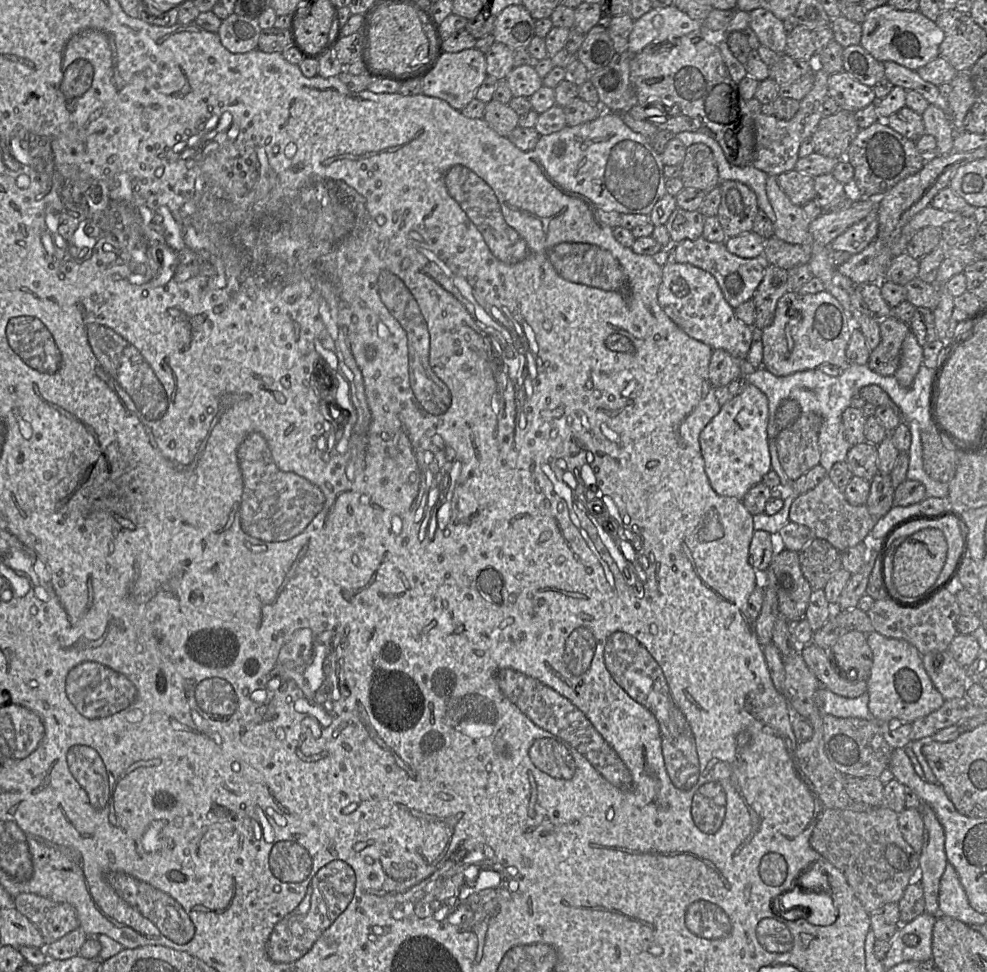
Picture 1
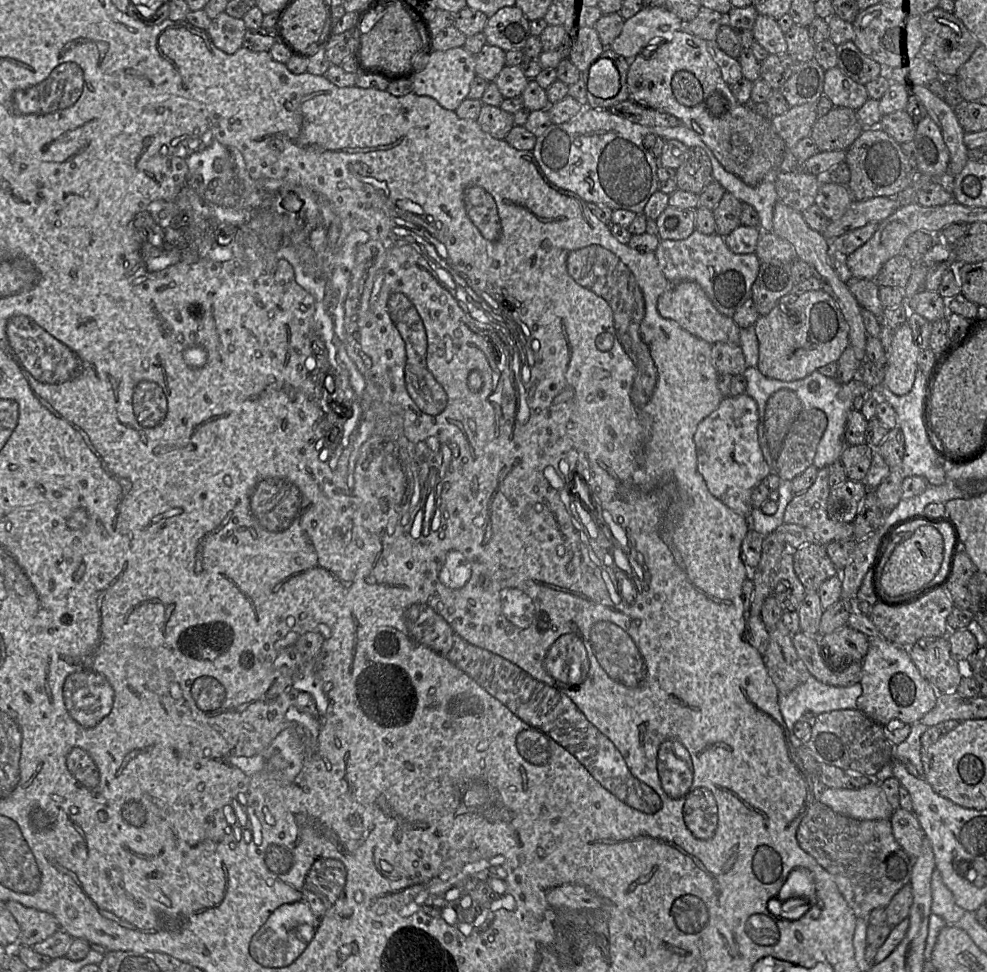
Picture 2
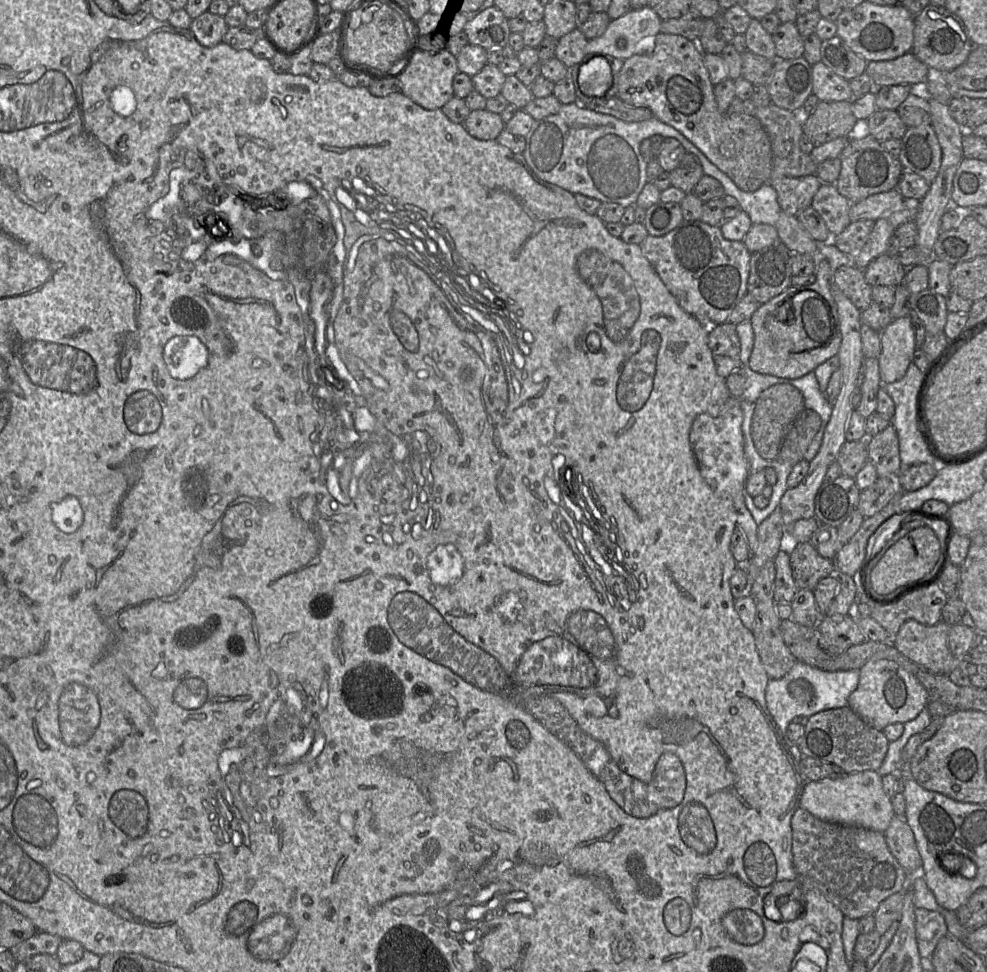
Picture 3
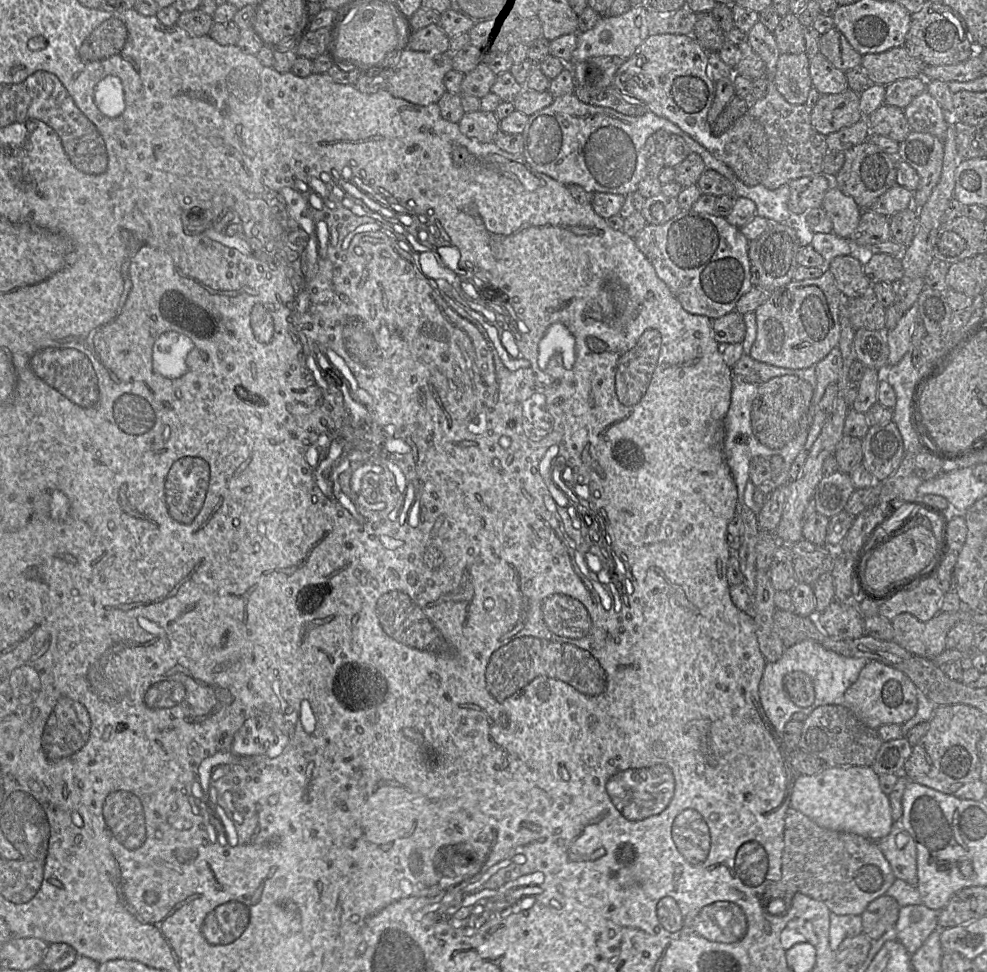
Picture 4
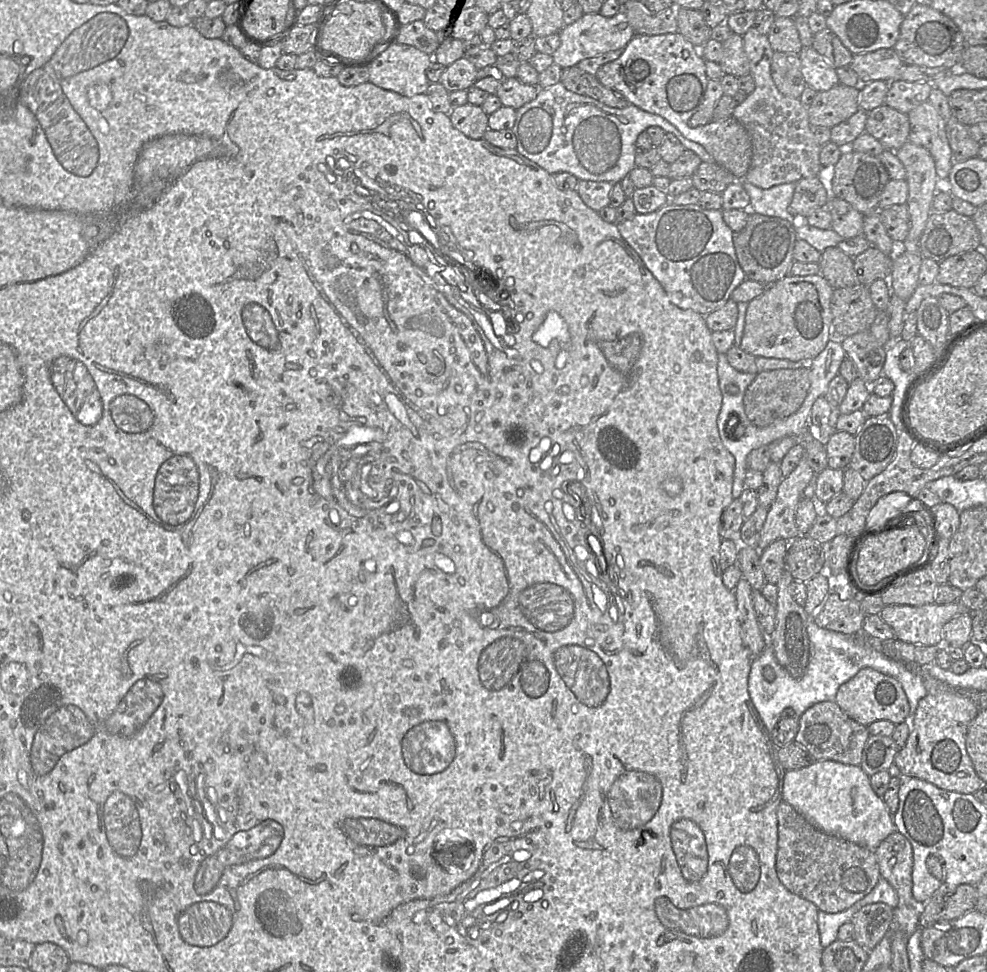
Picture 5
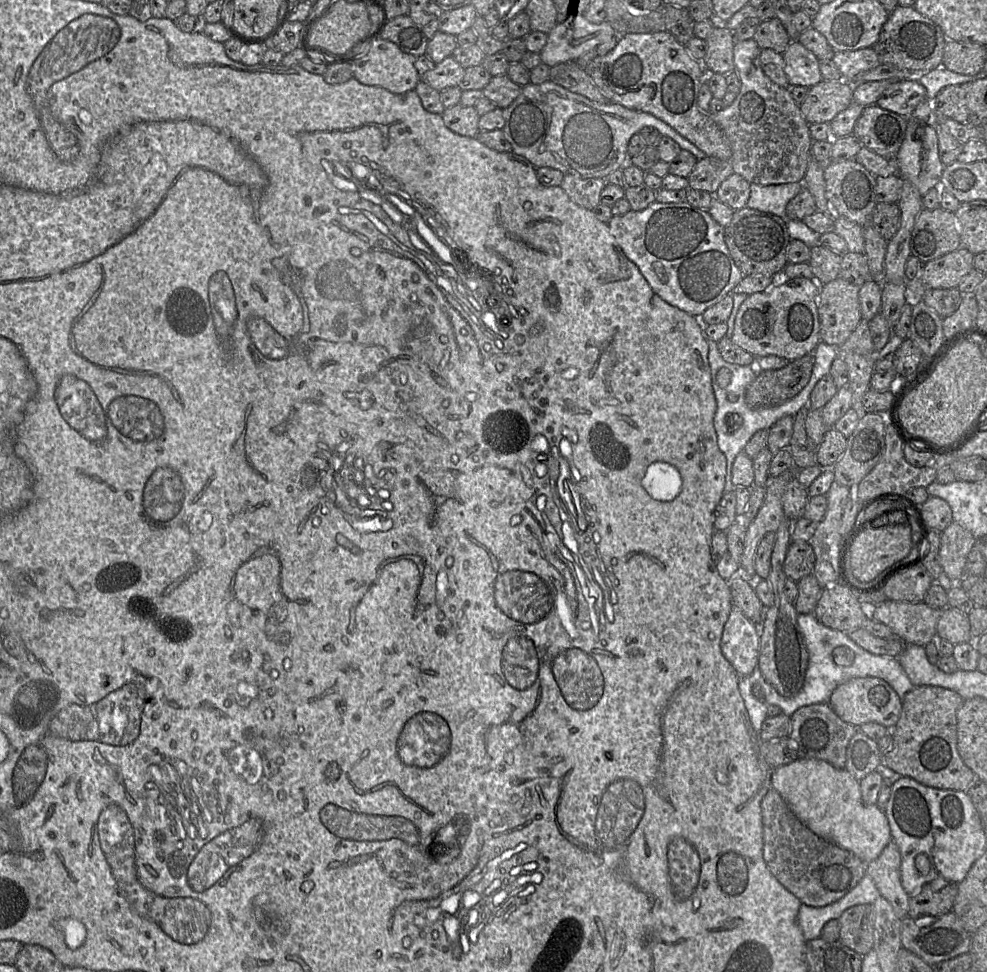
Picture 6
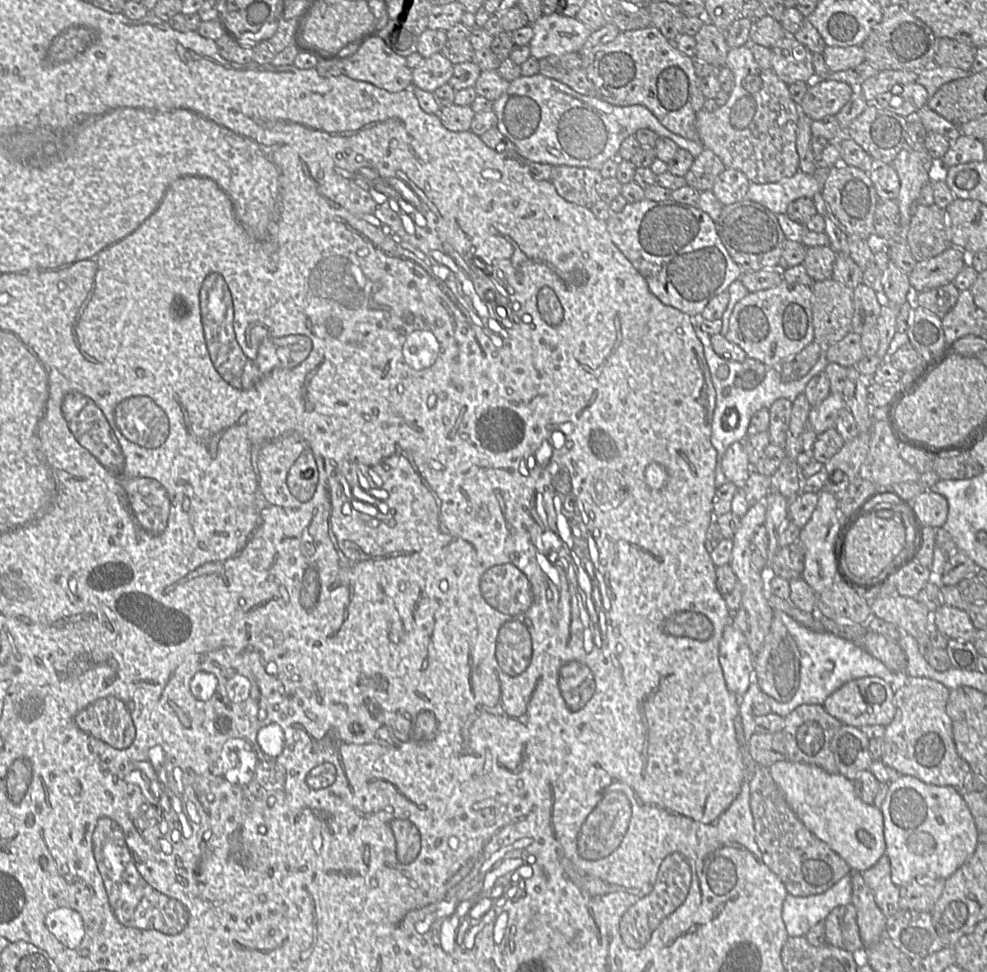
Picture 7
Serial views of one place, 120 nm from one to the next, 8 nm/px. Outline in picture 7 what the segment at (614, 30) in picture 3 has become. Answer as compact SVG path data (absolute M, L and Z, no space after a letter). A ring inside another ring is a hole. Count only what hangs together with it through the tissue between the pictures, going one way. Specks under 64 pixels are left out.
M544 13L538 20L531 24L533 37L529 43L531 56L537 61L552 55L562 55L572 52L582 52L586 48L589 35L594 32L589 30L574 15L560 13Z

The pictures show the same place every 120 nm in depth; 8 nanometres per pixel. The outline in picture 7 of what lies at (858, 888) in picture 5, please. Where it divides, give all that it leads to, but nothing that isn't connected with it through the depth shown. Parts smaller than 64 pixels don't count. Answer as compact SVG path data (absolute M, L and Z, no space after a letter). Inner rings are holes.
M760 764L750 781L750 809L754 820L755 840L763 862L781 879L789 894L800 897L821 894L852 872L843 858L813 835L797 818L773 781L769 768Z

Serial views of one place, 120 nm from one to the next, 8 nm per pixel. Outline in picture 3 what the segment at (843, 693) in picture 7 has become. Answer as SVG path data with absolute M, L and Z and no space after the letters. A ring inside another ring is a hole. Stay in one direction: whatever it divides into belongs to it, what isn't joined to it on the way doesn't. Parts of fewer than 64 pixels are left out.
M869 660L859 669L859 682L848 697L848 707L873 728L882 731L892 723L914 719L929 702L921 683L894 661Z

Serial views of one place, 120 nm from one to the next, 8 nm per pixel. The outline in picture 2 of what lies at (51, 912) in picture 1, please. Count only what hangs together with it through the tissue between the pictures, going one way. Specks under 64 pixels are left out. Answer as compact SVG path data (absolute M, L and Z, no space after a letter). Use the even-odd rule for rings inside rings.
M13 900L4 903L20 927L18 945L32 947L60 930L57 919L48 912L26 907Z

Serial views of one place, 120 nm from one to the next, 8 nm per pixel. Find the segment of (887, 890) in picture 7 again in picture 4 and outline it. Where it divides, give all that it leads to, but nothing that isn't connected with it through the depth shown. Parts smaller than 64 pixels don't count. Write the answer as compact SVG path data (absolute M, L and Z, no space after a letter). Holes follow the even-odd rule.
M894 821L890 832L876 843L889 862L896 879L917 887L917 848L900 822Z

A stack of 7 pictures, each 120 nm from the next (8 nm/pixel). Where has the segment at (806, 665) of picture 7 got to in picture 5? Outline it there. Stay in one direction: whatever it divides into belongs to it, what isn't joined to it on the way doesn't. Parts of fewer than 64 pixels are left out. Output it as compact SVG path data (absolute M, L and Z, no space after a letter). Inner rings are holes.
M812 618L807 625L809 638L809 664L805 674L795 679L778 663L770 645L751 663L748 676L750 698L766 728L771 731L786 708L794 710L799 718L812 705L822 701L834 701L840 685L854 677L862 668L872 668L895 678L902 686L909 702L910 717L914 714L919 701L928 693L921 677L902 661L891 659L870 645L864 637L849 636L819 627Z

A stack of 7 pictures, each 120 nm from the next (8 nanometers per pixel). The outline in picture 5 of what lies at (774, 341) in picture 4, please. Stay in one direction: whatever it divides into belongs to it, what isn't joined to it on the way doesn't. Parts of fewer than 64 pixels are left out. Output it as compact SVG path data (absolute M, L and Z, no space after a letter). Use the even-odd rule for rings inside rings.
M819 273L808 276L787 275L769 285L759 297L748 302L740 348L755 357L790 361L812 361L832 339L832 313L830 302L834 289Z

